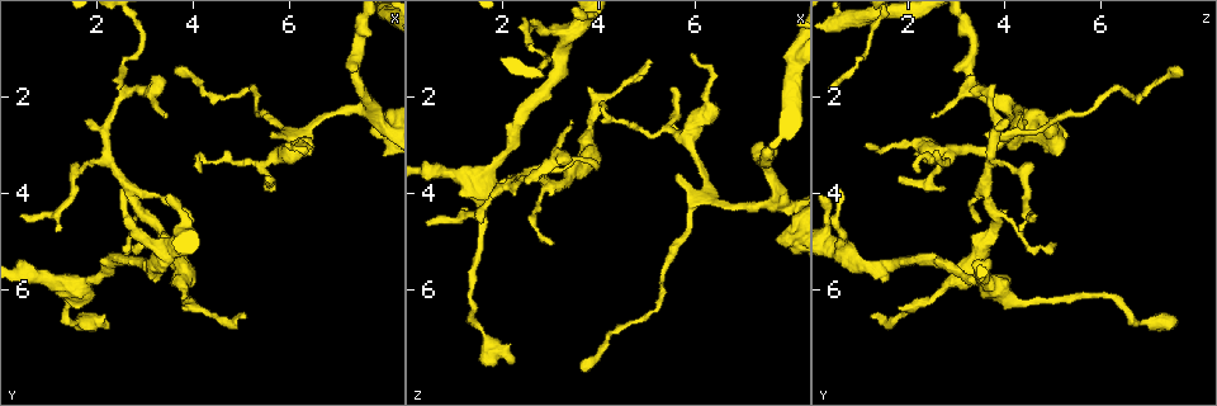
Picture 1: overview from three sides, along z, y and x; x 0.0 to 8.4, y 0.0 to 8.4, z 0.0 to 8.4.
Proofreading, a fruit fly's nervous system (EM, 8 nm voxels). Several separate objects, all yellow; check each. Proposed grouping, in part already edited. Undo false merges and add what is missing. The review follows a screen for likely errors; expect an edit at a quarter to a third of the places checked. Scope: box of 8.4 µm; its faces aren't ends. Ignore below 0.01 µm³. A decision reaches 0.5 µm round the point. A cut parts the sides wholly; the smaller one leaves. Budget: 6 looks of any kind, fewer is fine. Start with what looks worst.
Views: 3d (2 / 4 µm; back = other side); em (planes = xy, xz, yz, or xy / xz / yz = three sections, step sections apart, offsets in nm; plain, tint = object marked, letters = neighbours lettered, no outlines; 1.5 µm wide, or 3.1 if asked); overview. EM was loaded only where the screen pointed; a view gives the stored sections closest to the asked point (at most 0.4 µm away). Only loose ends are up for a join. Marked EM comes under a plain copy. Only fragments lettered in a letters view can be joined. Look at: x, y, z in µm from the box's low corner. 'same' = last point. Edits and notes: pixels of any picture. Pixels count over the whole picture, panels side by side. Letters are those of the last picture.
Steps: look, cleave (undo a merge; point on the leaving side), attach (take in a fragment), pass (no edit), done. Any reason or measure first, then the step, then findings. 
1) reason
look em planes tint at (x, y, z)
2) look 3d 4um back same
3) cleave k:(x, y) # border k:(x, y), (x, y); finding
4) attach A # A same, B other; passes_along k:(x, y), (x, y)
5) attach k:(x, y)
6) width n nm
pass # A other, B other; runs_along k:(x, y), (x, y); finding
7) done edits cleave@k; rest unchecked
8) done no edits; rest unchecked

branch stops here
look em xy step 4 letters at (2.20, 6.80, 7.45)

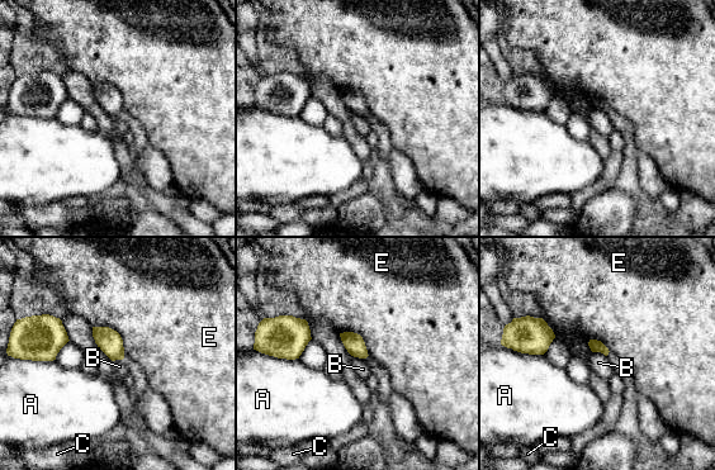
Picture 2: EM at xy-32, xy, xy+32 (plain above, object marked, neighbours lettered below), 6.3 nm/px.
cut it another way
look em xz step 8 letters same

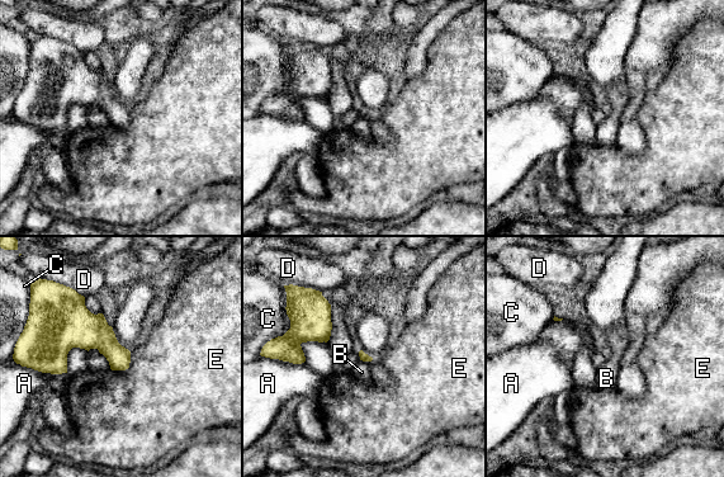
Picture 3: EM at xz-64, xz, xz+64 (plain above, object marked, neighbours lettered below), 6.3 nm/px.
pass # A other, B other, C other, D other, E other; border 3:(373, 359), (360, 360); none of them fits

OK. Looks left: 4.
an open end
look em xz step 8 tint at (2.55, 3.85, 0.60)

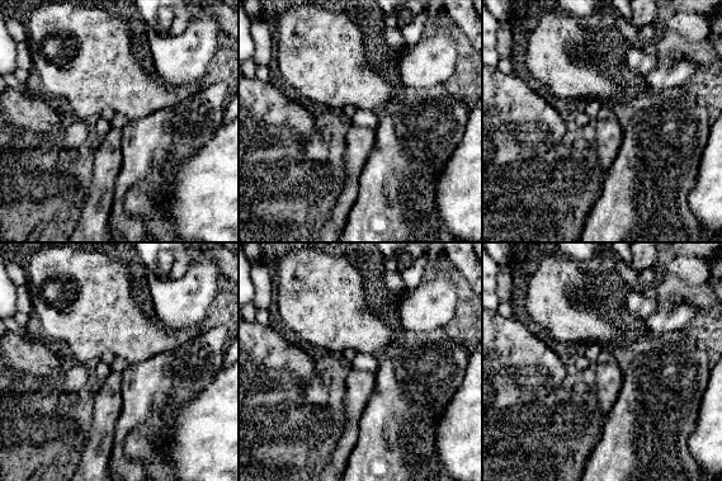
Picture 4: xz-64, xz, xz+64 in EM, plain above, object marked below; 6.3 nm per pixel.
look em planes letters same

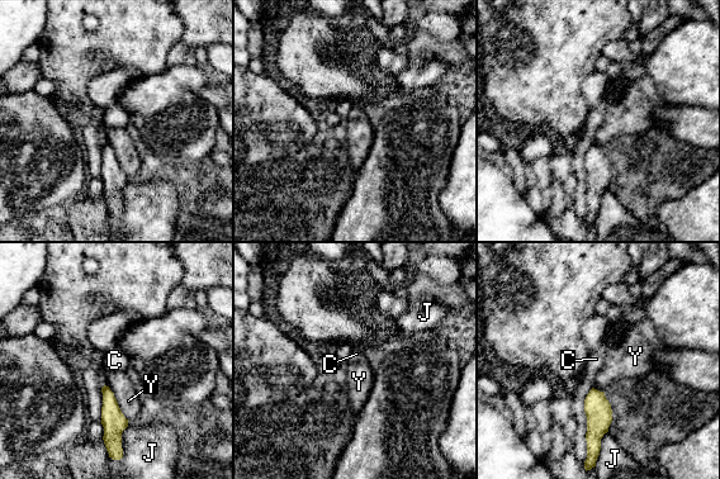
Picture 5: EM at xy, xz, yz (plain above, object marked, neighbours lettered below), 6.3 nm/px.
pass # C other, J other, Y other; runs_along 5:(105, 389), (118, 454); no lettered fragment goes on from it

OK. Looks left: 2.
an open end
look em yz step 4 tint at (1.85, 2.50, 4.00)

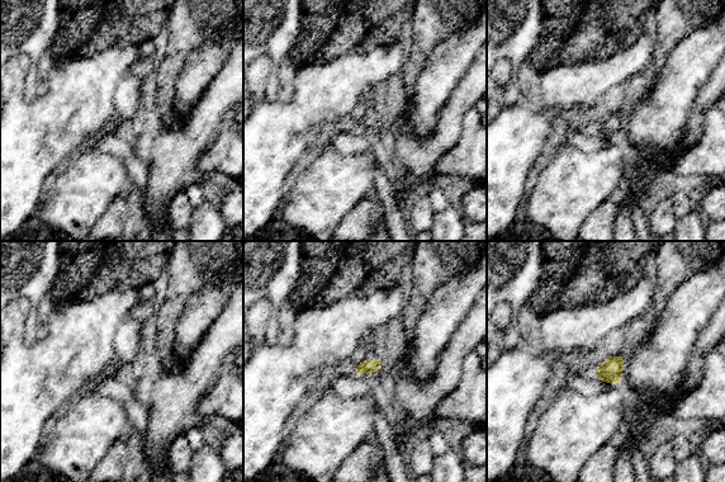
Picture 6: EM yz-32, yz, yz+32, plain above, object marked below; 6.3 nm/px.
look em planes letters same

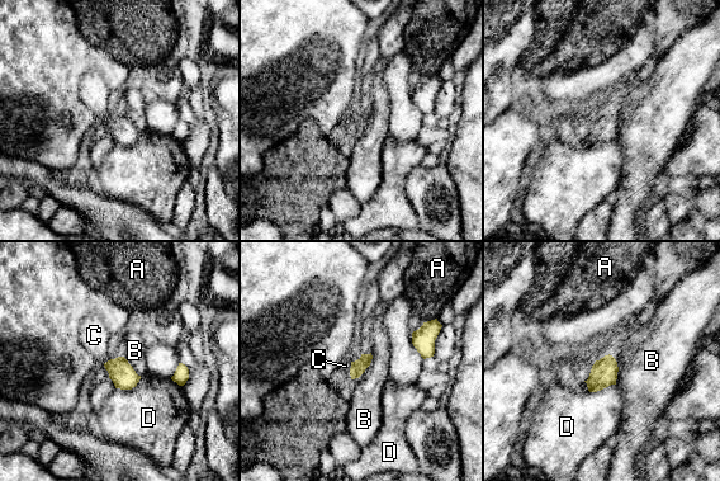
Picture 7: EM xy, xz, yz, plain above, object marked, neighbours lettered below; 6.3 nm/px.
attach C # A other, B other, C same, D other; passes_along 7:(358, 367), (350, 369), (345, 366); it goes on there

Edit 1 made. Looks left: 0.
done edits attach@7; rest unchecked

